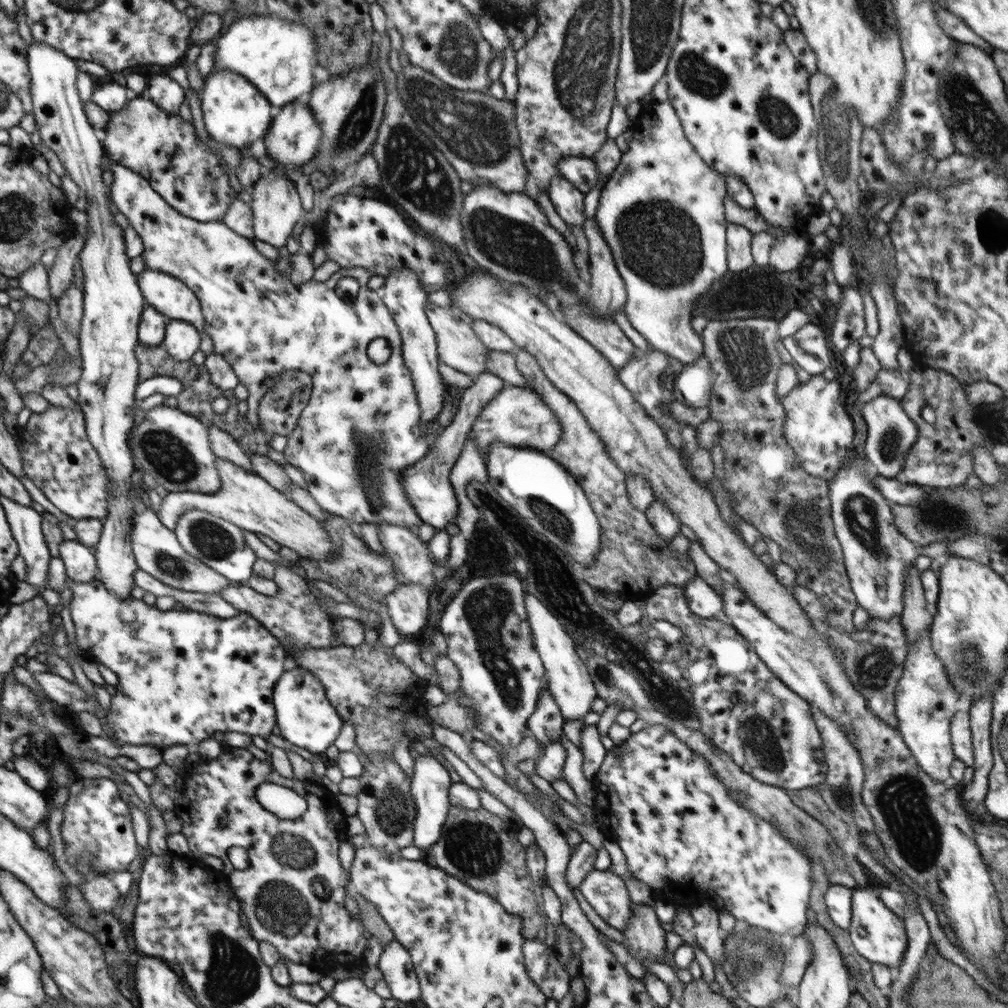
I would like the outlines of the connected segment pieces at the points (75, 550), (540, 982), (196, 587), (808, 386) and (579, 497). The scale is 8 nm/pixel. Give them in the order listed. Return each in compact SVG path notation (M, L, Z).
M66 540L60 544L58 555L65 564L67 578L78 584L94 580L97 560L86 546L78 541Z
M534 938L526 939L522 953L525 968L530 978L540 987L548 1000L560 1002L570 990L571 977L560 966L554 948L548 948L546 942Z
M151 508L134 516L133 521L131 545L134 546L133 552L139 570L151 574L154 578L172 588L188 592L219 594L222 589L234 584L225 576L212 570L206 563L200 562L184 551L173 529L166 528Z
M822 374L812 375L807 382L799 383L784 398L780 399L780 405L784 408L784 439L800 458L800 465L808 475L820 477L826 482L832 481L836 473L842 467L842 461L846 456L853 456L854 450L854 426L849 413L840 400L840 382L837 378L828 381Z
M502 443L490 445L485 461L488 482L499 495L501 503L506 502L514 508L532 530L539 535L544 534L548 543L568 553L571 560L585 566L595 562L600 547L599 520L583 488L572 474L548 456L547 452Z

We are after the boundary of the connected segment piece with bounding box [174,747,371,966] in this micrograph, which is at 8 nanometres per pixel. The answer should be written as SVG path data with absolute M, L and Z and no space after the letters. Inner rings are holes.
M226 747L216 759L191 766L188 775L181 803L174 808L175 815L182 820L181 833L187 838L189 848L197 859L208 854L223 860L223 871L229 872L230 887L242 901L252 936L272 944L281 959L306 966L308 962L314 962L320 948L328 952L352 952L354 948L358 948L358 942L366 944L371 934L366 931L361 920L353 918L344 906L344 886L349 876L340 865L338 848L345 836L347 815L333 795L312 781L280 776L271 762L254 757L247 748ZM268 782L295 790L306 799L307 811L294 820L282 820L268 812L258 799L258 788ZM234 846L248 853L250 866L247 869L232 867L228 849Z

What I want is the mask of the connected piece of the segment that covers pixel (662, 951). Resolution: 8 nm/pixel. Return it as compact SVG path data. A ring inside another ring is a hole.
M640 905L634 908L632 922L624 928L624 939L630 950L648 962L658 963L657 955L666 956L666 931L660 926L660 921L653 908Z

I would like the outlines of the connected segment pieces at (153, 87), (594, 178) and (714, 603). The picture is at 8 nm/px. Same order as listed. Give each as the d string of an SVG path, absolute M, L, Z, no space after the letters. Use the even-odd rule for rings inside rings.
M166 73L152 77L145 94L150 96L160 108L172 113L178 112L180 105L186 99L182 86Z
M564 157L557 162L559 174L569 180L585 195L594 188L599 180L593 158Z
M697 574L683 586L683 593L689 609L697 617L712 618L721 615L722 597Z

